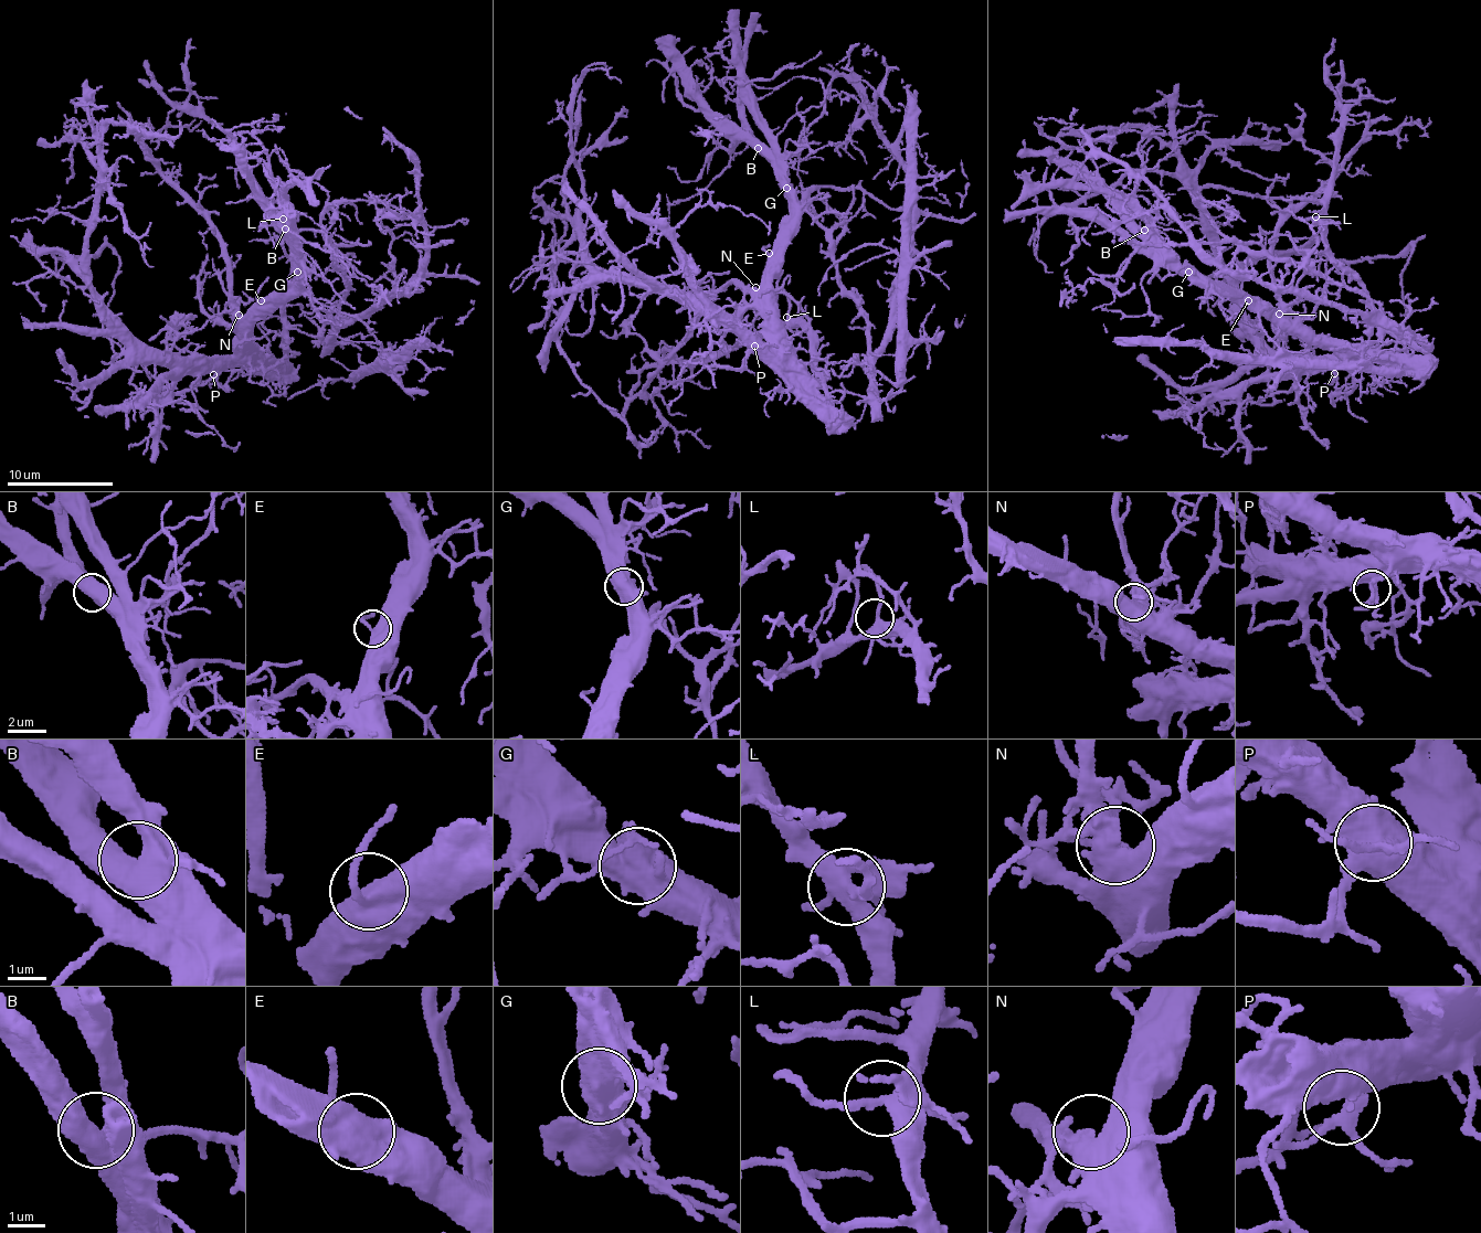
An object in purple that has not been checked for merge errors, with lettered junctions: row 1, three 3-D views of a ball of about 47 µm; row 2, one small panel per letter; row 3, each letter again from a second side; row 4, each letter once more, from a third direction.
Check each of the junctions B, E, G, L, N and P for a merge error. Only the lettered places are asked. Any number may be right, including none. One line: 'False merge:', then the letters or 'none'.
False merge: none

